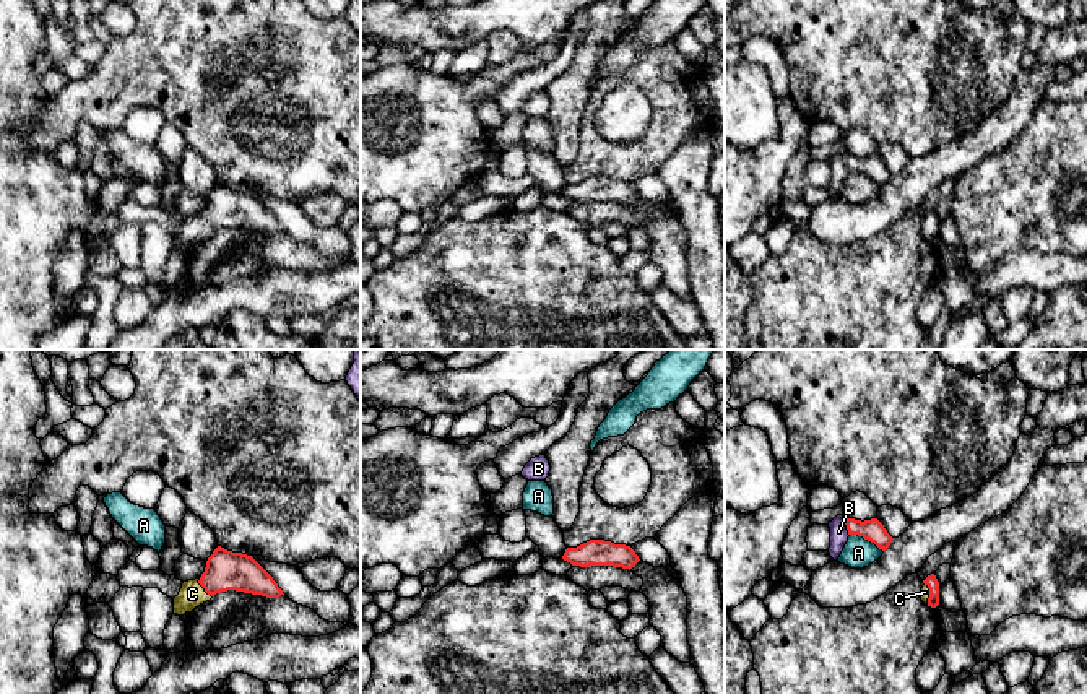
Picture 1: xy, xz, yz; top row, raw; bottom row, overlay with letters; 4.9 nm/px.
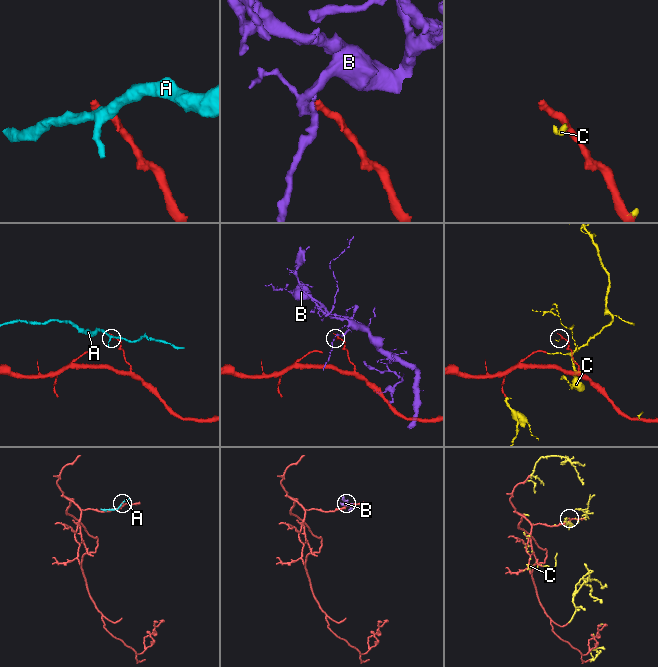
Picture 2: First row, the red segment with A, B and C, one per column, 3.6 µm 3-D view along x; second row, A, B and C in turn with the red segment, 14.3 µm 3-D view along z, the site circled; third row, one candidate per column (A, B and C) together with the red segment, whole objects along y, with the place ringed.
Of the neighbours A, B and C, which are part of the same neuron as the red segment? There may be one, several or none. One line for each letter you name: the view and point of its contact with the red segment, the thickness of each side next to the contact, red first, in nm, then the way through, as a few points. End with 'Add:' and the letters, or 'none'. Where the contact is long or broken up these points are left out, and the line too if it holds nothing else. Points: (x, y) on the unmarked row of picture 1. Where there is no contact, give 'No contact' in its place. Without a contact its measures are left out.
C: Touches red at xy (203, 223). Thickness 190 nm (red) against 120 nm
Add: C

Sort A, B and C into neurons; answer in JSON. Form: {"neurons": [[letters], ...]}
{"neurons": [["A"], ["B"], ["C"]]}

